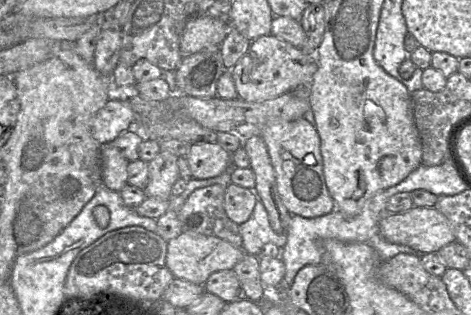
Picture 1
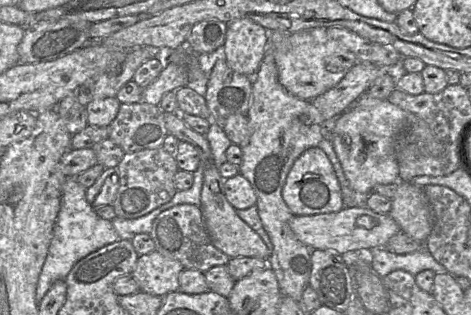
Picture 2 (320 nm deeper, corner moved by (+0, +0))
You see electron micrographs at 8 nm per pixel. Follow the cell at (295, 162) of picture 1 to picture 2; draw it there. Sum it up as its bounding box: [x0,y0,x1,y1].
[282,147,344,215]

